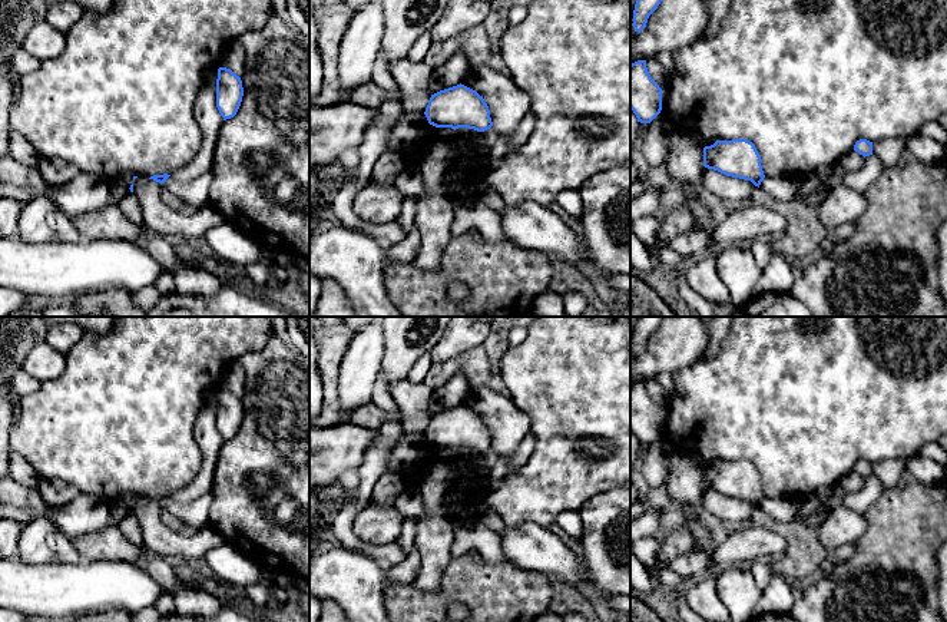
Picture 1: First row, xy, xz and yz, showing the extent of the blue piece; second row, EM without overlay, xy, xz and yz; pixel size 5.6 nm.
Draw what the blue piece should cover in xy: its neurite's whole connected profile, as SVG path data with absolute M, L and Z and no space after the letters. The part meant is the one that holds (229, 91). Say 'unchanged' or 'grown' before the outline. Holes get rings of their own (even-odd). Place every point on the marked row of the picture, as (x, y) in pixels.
unchanged | M219 67L216 79L216 107L223 120L236 115L244 96L242 80L231 69Z

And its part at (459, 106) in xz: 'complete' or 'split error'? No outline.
complete

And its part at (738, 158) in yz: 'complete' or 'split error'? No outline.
complete

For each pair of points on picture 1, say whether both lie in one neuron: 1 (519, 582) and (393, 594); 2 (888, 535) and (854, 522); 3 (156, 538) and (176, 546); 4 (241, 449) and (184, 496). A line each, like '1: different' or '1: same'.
1: same
2: different
3: same
4: different

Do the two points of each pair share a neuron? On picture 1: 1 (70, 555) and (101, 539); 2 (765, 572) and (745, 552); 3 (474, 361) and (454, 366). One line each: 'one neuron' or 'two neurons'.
1: two neurons
2: two neurons
3: one neuron

